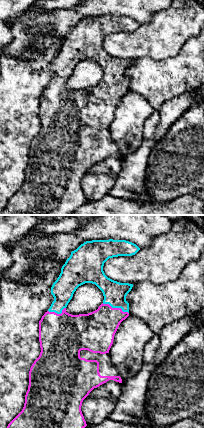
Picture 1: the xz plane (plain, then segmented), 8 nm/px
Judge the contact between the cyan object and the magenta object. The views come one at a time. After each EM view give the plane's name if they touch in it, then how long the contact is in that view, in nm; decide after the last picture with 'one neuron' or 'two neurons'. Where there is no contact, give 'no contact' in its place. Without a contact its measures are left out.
xz | 240 nm

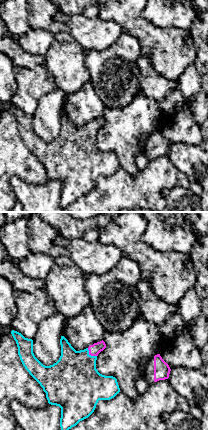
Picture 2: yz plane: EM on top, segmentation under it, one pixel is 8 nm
yz | 100 nm

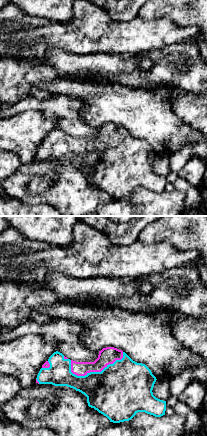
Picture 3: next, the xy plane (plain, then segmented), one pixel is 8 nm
xy | 460 nm

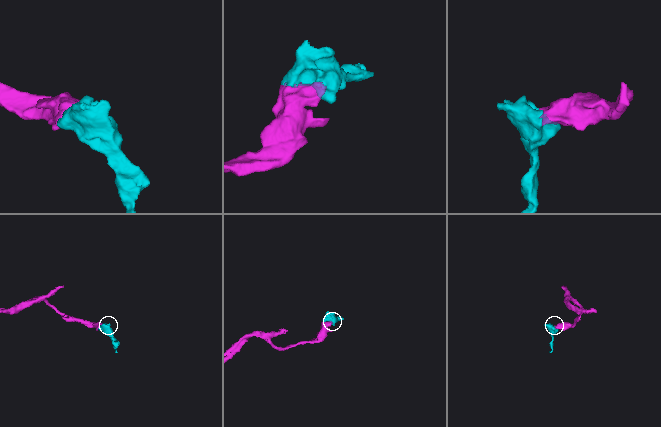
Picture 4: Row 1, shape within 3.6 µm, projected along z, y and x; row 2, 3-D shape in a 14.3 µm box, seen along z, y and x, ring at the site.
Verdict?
one neuron

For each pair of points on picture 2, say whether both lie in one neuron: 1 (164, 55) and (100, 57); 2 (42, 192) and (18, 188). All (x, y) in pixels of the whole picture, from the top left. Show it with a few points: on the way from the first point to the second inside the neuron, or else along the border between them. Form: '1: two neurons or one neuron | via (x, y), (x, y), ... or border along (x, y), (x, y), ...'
1: two neurons | border along (126, 32), (138, 42), (141, 51)
2: one neuron | via (36, 192), (24, 192)

